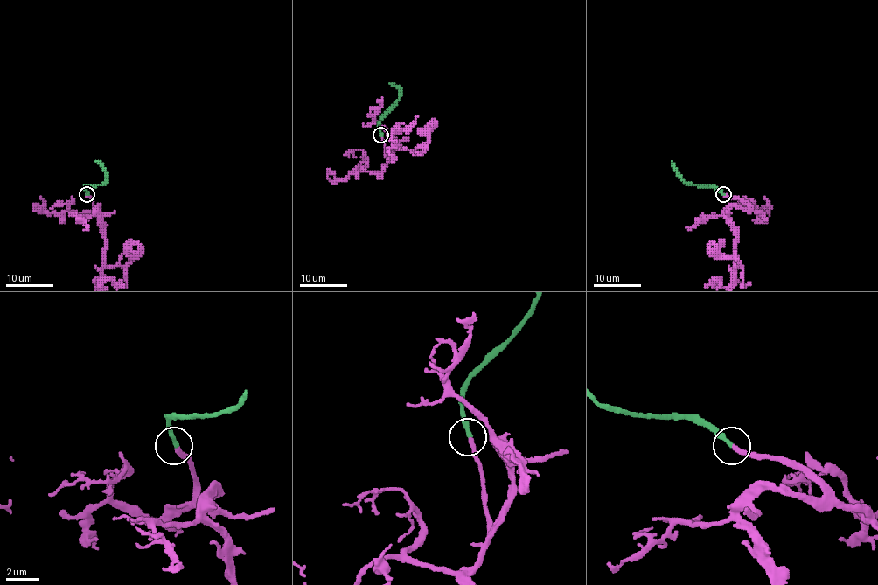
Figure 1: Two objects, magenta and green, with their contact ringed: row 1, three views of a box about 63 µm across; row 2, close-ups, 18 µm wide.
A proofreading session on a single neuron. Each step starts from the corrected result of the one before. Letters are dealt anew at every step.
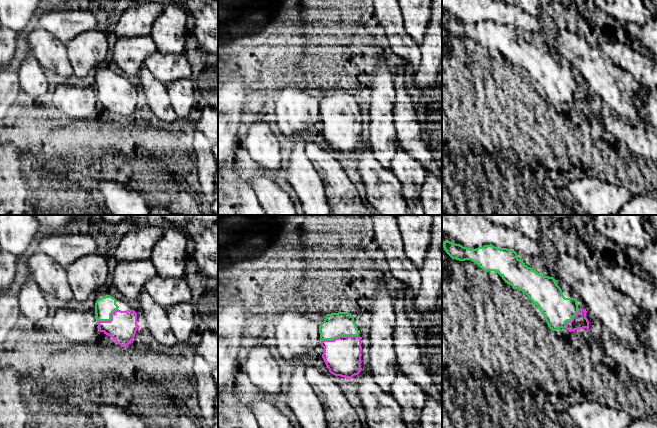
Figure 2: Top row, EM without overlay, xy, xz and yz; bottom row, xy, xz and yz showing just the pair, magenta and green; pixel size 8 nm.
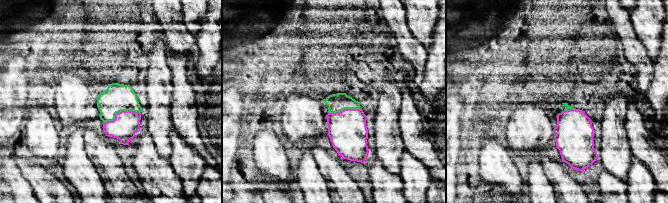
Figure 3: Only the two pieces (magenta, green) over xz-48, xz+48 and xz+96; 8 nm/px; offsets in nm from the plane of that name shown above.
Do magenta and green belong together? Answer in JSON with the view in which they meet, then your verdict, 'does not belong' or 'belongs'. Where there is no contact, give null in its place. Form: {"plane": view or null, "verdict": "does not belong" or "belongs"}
{"plane": "xz", "verdict": "belongs"}

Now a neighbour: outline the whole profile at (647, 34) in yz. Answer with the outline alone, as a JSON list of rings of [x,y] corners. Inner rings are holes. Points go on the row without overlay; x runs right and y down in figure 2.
[[[657,18],[644,25],[621,22],[627,32],[627,36],[634,37],[646,47],[651,54],[657,55]]]

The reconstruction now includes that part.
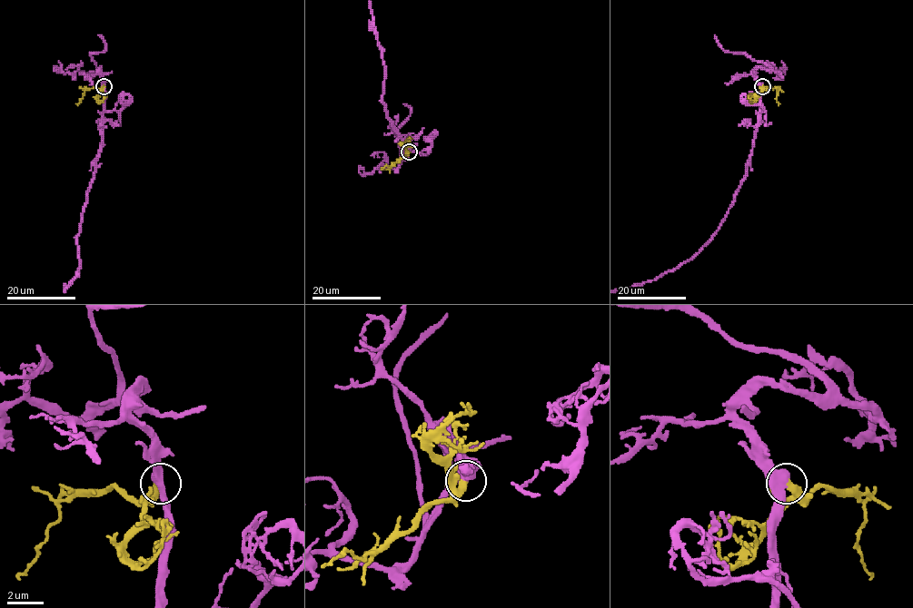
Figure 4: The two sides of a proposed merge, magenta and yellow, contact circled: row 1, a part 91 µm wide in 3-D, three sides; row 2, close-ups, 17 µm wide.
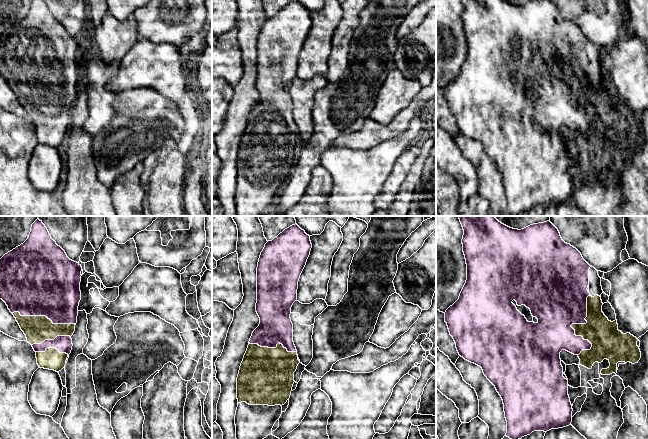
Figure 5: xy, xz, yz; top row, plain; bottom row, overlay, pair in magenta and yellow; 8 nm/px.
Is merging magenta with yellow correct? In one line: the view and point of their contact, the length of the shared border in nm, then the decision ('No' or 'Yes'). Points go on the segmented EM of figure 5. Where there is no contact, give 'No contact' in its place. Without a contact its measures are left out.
Touches magenta at yz (571, 324). Shared border 500 nm. Yes

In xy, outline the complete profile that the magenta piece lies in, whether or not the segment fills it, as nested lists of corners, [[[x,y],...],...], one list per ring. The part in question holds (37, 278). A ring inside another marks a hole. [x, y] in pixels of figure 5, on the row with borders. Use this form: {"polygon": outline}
{"polygon": [[[39,219],[32,224],[28,239],[0,259],[0,299],[6,303],[26,335],[27,342],[32,345],[40,368],[59,372],[66,365],[73,346],[71,336],[75,331],[81,300],[81,271],[81,265],[67,257]]]}

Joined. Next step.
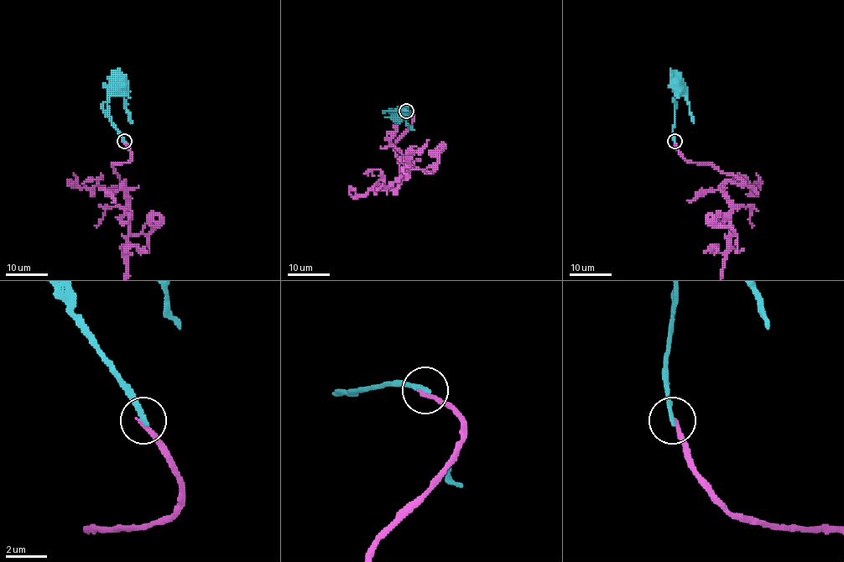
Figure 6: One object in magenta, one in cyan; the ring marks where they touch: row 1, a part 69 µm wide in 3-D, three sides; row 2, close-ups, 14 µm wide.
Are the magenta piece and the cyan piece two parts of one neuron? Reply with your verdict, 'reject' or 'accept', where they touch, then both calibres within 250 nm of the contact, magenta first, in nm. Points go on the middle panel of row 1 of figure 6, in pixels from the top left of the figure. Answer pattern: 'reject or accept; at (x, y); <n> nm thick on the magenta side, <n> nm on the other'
reject; at (406, 111); 200 nm thick on the magenta side, 240 nm on the other

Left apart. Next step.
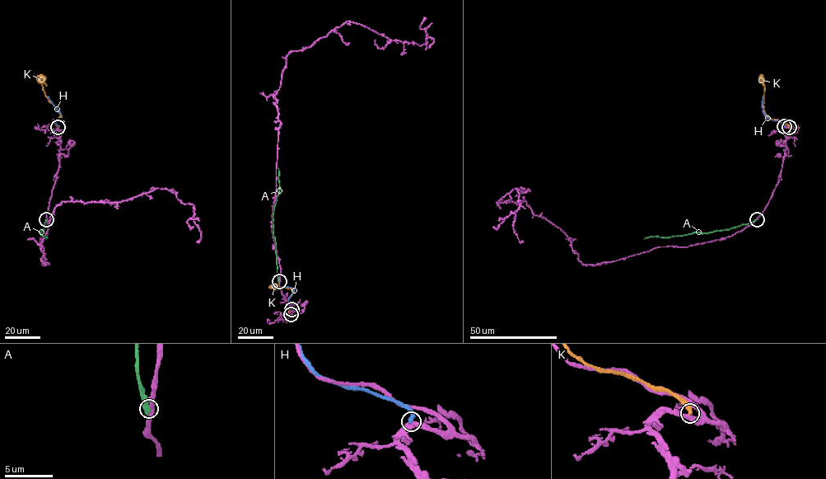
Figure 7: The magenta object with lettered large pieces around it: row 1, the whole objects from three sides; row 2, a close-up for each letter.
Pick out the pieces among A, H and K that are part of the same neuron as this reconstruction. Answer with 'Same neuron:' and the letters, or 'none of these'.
Same neuron: none of these

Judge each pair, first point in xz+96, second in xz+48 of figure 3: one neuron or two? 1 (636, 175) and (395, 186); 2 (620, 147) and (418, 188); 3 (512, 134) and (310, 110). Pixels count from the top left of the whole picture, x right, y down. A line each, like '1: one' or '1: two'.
1: two
2: two
3: one

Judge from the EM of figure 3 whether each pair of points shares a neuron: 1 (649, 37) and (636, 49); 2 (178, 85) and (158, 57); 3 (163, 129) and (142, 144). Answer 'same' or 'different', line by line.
1: different
2: different
3: different

